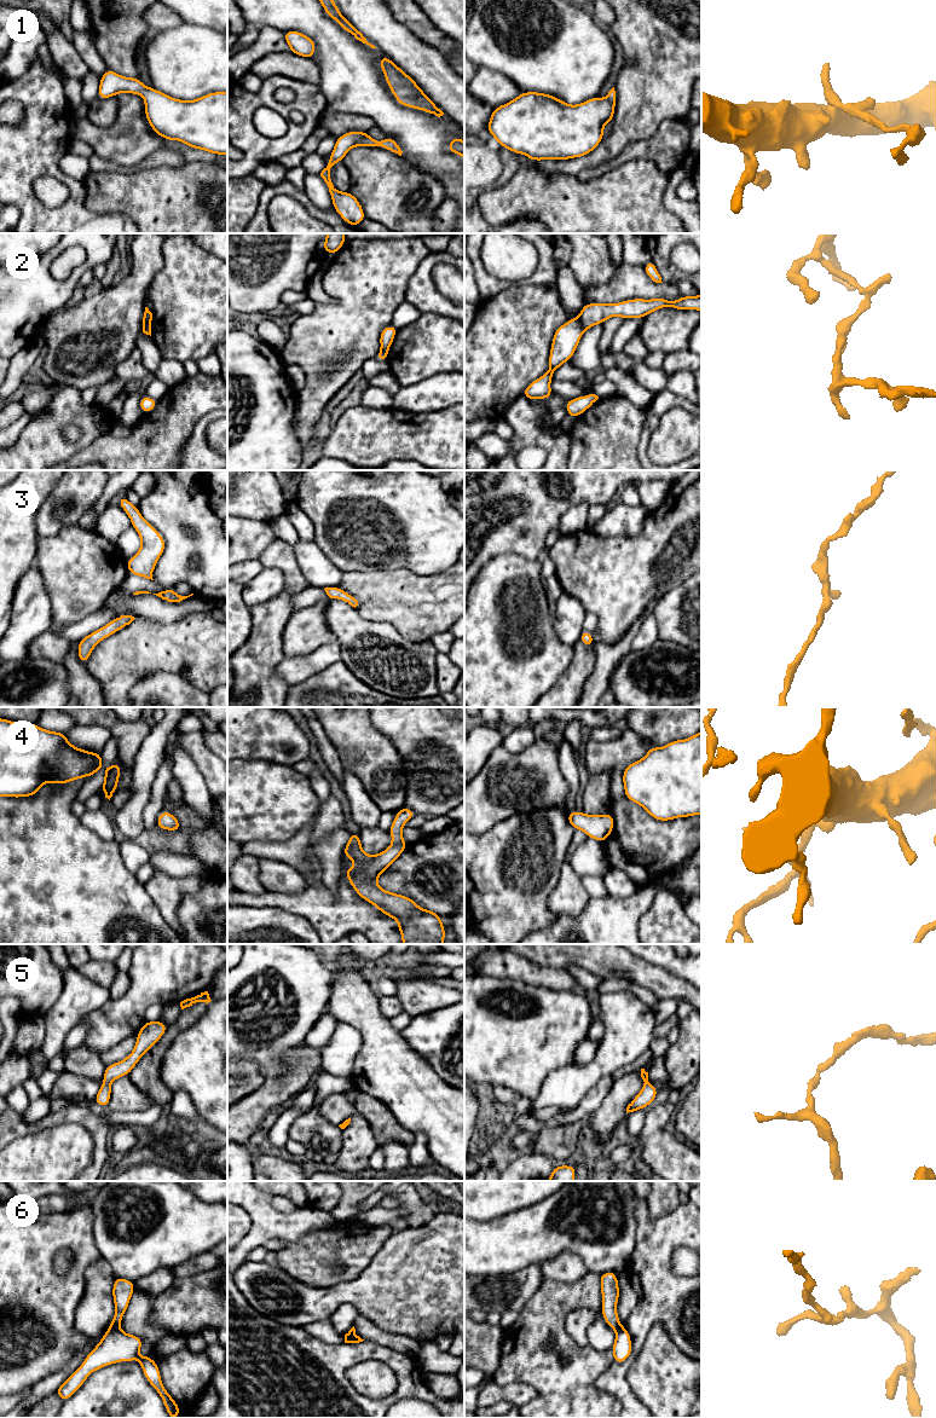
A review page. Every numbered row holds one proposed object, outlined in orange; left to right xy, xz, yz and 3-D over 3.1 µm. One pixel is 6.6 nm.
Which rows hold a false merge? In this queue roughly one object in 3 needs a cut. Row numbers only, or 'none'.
2, 6

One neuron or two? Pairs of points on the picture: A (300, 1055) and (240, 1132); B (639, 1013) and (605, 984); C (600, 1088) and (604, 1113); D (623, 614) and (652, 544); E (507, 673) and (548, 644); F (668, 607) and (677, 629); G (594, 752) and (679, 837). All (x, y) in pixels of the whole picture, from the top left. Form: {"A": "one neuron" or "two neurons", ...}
{"A": "one neuron", "B": "two neurons", "C": "two neurons", "D": "one neuron", "E": "one neuron", "F": "one neuron", "G": "one neuron"}

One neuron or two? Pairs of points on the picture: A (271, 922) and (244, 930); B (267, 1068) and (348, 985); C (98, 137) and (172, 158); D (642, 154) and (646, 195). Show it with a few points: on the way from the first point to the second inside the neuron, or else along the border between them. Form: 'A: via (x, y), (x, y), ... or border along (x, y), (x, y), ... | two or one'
A: via (265, 926), (261, 930), (250, 930) | one
B: border along (334, 979), (325, 1010) | two
C: border along (163, 145), (149, 154), (138, 165), (126, 166) | two
D: border along (616, 167), (651, 160), (668, 172) | two

